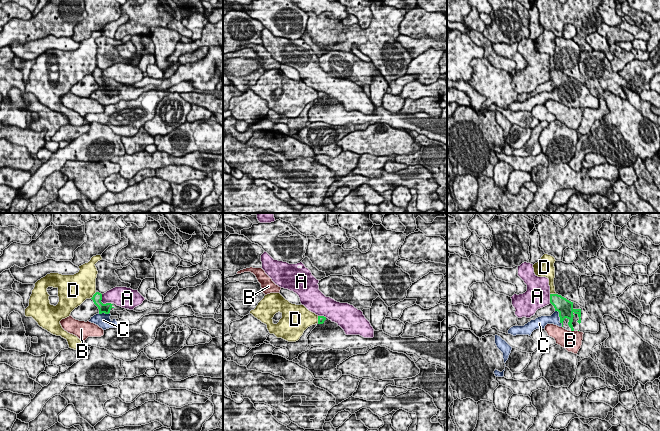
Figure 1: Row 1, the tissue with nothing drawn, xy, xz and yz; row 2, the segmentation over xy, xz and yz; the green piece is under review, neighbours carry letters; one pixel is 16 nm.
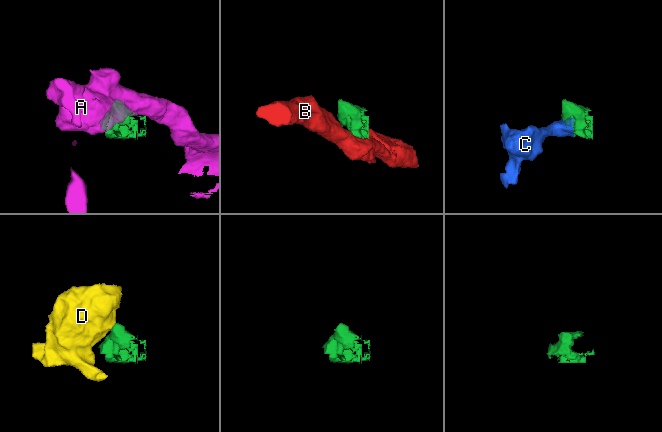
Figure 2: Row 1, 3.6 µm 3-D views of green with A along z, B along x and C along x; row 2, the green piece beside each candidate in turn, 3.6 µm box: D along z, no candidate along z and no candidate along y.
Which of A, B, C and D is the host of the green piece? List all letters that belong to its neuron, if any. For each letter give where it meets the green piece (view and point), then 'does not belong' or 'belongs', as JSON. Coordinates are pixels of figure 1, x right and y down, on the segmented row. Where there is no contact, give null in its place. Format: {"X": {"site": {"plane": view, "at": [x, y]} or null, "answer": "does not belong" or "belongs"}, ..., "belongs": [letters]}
{"A": {"site": {"plane": "xy", "at": [101, 302]}, "answer": "does not belong"}, "B": {"site": {"plane": "yz", "at": [572, 330]}, "answer": "does not belong"}, "C": {"site": {"plane": "yz", "at": [559, 315]}, "answer": "belongs"}, "D": {"site": {"plane": "xy", "at": [93, 295]}, "answer": "does not belong"}, "belongs": ["C"]}

